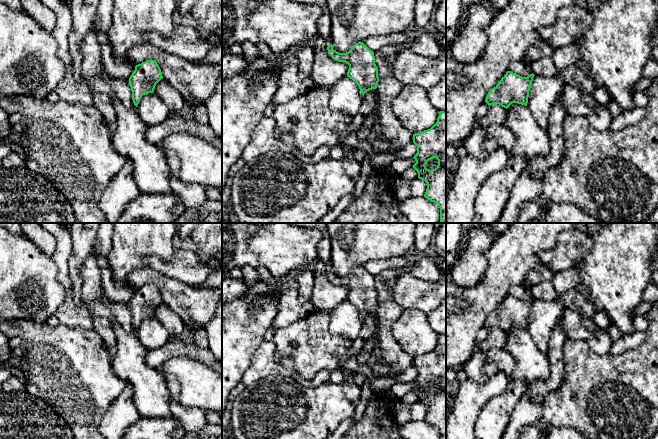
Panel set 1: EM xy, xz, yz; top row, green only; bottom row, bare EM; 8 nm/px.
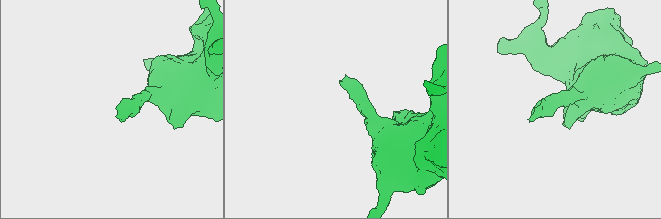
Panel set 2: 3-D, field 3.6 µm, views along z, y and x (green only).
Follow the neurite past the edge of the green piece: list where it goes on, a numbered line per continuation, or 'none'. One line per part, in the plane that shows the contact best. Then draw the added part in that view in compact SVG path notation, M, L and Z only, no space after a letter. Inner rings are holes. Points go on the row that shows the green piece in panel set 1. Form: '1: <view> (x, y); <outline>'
1: xz (324, 23); M292 0L292 1L317 5L322 9L323 15L317 22L318 36L321 37L325 41L327 47L331 45L332 44L331 17L330 17L329 8L328 8L326 0Z

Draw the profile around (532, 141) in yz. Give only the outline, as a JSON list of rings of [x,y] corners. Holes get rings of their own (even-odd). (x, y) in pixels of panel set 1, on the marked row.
[[[512,103],[507,108],[504,125],[515,136],[510,154],[524,157],[527,163],[549,155],[551,148],[548,132],[540,126],[528,106]]]

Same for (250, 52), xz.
[[[243,42],[241,44],[242,48],[242,57],[248,62],[252,63],[254,62],[261,54],[258,50],[258,47],[256,44],[252,42]]]

